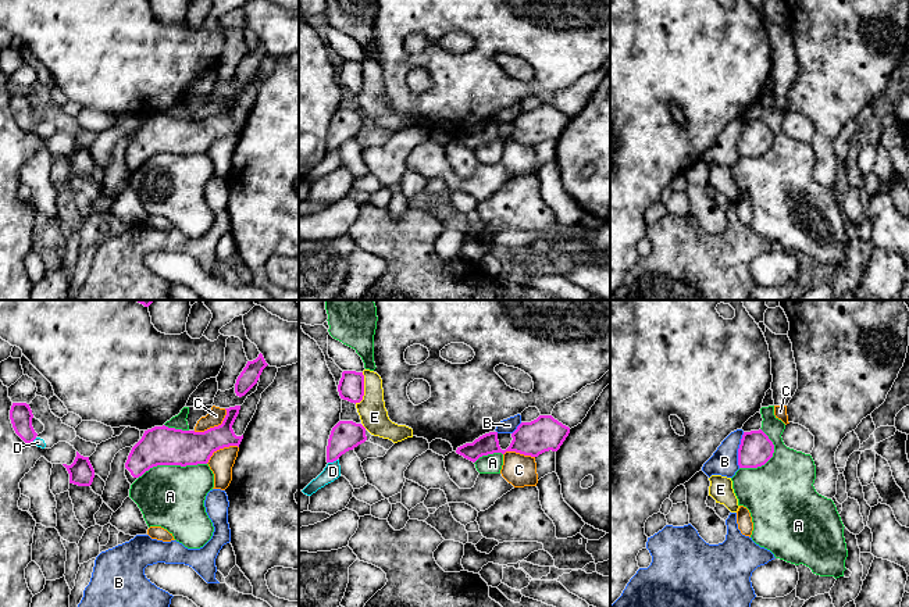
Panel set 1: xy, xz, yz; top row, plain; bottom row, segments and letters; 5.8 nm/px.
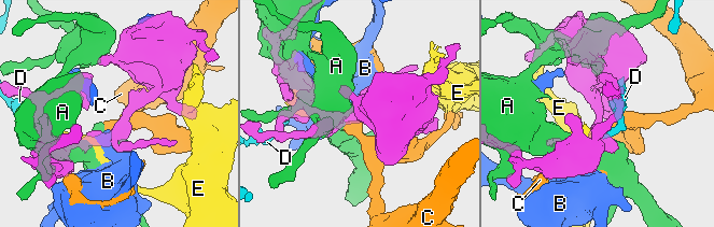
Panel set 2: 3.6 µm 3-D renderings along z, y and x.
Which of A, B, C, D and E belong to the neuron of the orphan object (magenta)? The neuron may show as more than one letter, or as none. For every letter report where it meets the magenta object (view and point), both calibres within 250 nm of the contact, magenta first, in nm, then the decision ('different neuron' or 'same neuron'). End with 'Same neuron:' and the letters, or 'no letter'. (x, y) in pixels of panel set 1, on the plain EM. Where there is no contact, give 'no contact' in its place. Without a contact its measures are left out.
A: meets magenta in xy at (171, 153); 220 nm thick on the magenta side, 360 nm on the other; different neuron
B: meets magenta in yz at (738, 139); 190 nm thick on the magenta side, 160 nm on the other; different neuron
C: meets magenta in xy at (214, 115); 200 nm thick on the magenta side, 90 nm on the other; different neuron
D: meets magenta in xz at (332, 150); 170 nm thick on the magenta side, 100 nm on the other; different neuron
E: meets magenta in xz at (363, 78); 150 nm thick on the magenta side, 160 nm on the other; different neuron
Same neuron: no letter

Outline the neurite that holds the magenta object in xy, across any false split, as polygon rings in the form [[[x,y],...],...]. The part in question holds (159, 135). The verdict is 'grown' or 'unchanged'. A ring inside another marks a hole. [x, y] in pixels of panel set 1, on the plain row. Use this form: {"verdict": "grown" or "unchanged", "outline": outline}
{"verdict": "grown", "outline": [[[240,94],[225,97],[221,114],[204,121],[154,115],[145,119],[142,128],[132,136],[125,151],[125,165],[132,174],[146,160],[157,154],[207,153],[214,140],[240,133],[243,124],[236,125],[232,114]]]}

